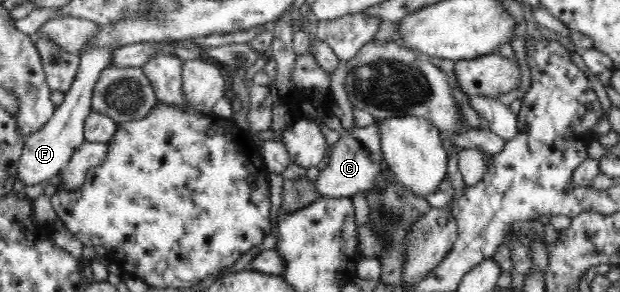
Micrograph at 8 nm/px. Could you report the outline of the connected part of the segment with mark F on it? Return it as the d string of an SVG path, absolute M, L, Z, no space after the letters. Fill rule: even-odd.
M113 46L96 47L88 49L80 56L77 75L65 94L65 101L56 107L51 119L35 133L25 137L24 148L18 161L19 181L25 185L29 192L36 192L41 188L46 179L57 175L69 161L77 147L85 143L84 123L92 109L93 89L99 81L100 73L107 69L113 61Z

